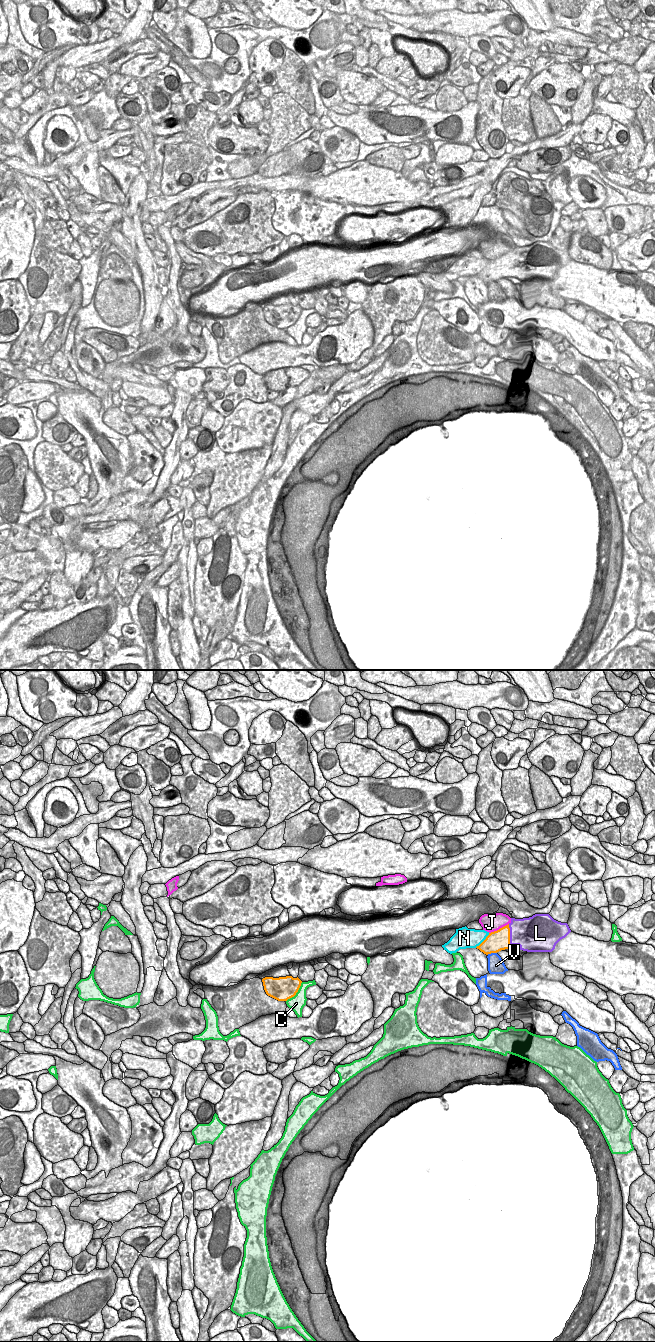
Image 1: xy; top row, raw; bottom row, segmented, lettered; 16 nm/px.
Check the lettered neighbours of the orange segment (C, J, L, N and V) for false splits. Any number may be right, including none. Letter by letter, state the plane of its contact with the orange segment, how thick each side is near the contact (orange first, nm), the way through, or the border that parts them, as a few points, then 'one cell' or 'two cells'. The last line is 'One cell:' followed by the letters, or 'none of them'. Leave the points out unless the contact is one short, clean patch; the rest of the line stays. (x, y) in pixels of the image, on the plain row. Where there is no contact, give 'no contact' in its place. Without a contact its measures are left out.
C: xy | 380/240 nm | two cells
J: xy | 320/280 nm | two cells
L: xy | 320/420 nm | one cell
N: xy | 320/320 nm | two cells
V: xy | 320/260 nm | two cells
One cell: L

